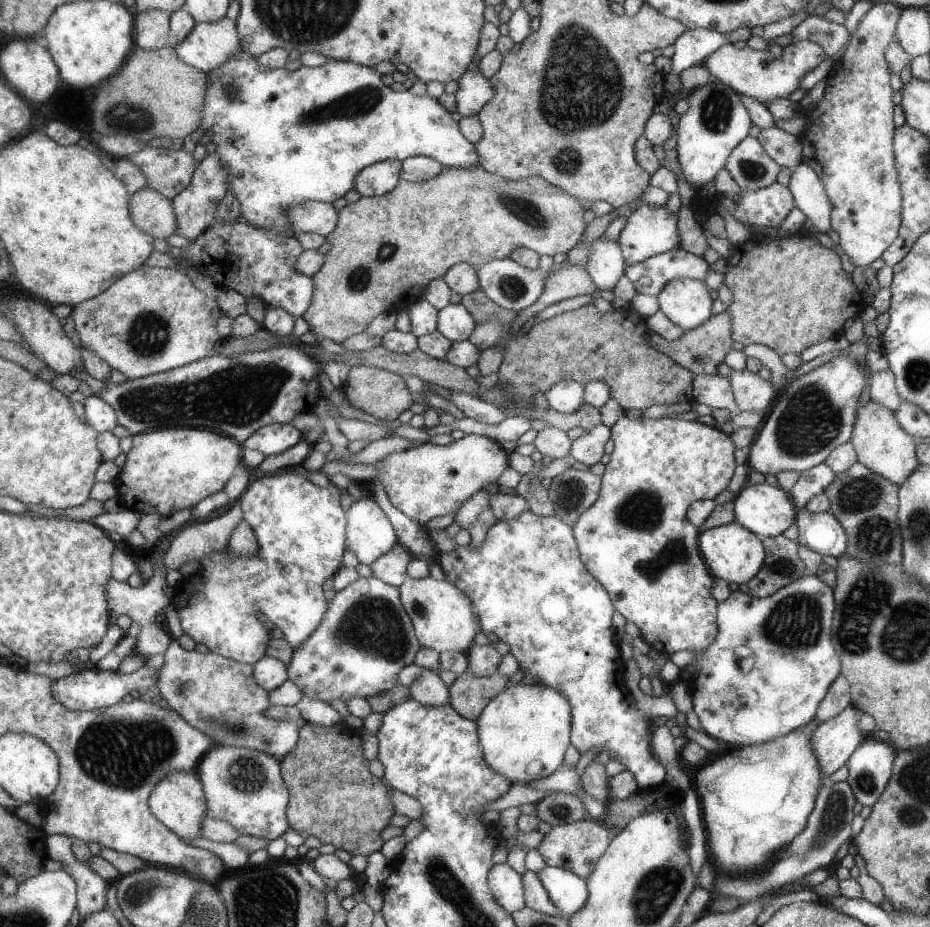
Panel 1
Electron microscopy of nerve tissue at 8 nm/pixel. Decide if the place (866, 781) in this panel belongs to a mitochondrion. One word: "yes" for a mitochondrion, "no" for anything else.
yes

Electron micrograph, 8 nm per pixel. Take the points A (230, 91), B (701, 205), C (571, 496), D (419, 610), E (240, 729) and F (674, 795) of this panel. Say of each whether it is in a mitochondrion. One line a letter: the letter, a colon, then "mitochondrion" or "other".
A: other
B: other
C: mitochondrion
D: mitochondrion
E: mitochondrion
F: other

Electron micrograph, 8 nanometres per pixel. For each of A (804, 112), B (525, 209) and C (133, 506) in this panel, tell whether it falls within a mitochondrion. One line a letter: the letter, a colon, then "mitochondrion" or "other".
A: other
B: mitochondrion
C: other

